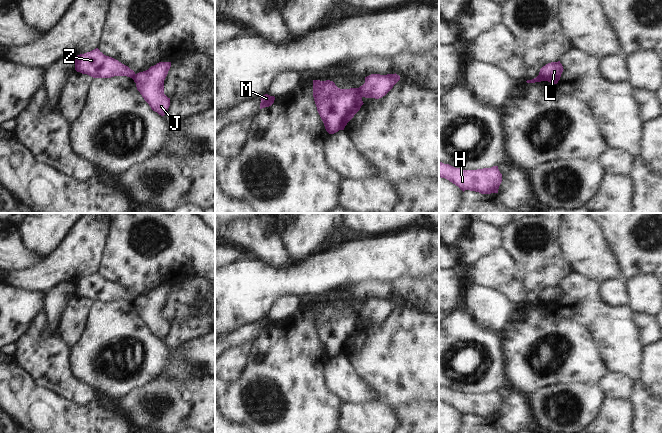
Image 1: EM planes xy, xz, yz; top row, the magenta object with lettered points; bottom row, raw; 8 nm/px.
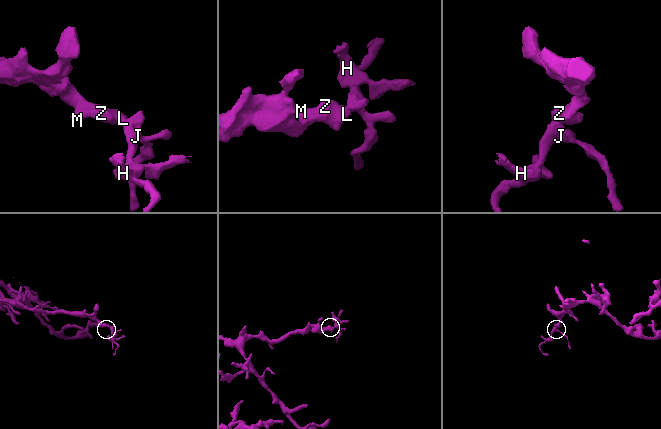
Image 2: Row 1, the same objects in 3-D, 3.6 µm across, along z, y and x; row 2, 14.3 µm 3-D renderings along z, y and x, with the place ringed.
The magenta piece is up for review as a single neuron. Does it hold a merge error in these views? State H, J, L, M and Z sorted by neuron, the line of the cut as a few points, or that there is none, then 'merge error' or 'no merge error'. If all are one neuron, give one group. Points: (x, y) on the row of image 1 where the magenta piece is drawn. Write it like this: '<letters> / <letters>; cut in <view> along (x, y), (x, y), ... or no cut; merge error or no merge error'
H J / L M Z; cut in xz along (357, 88), (362, 96); merge error

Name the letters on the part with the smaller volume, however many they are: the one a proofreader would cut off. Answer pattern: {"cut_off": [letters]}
{"cut_off": ["H", "J"]}

